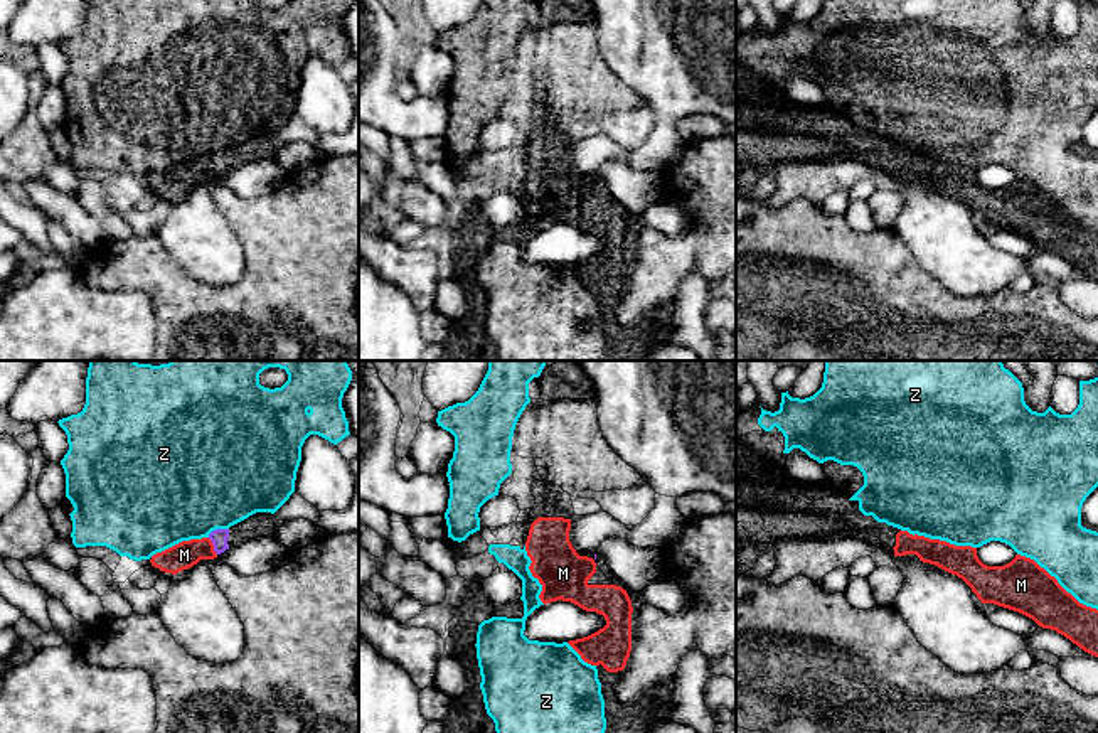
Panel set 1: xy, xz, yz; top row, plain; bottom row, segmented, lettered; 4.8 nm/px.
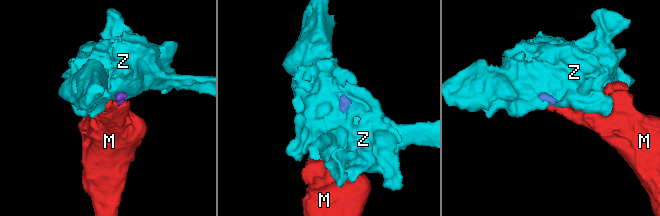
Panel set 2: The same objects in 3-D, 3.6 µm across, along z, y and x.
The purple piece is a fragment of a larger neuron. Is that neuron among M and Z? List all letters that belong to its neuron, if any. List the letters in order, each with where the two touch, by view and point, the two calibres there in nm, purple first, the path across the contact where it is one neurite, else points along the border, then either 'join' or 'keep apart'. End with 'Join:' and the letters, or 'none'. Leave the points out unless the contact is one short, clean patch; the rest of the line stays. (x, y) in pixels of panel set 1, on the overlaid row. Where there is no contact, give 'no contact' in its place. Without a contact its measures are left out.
M: xy (214, 546) | 80/130 nm | across xy (219, 536), (214, 546), (184, 555) | join
Z: xy (218, 529) | 80/500 nm | along xy (228, 528), (218, 528), (207, 536) | keep apart
Join: M

